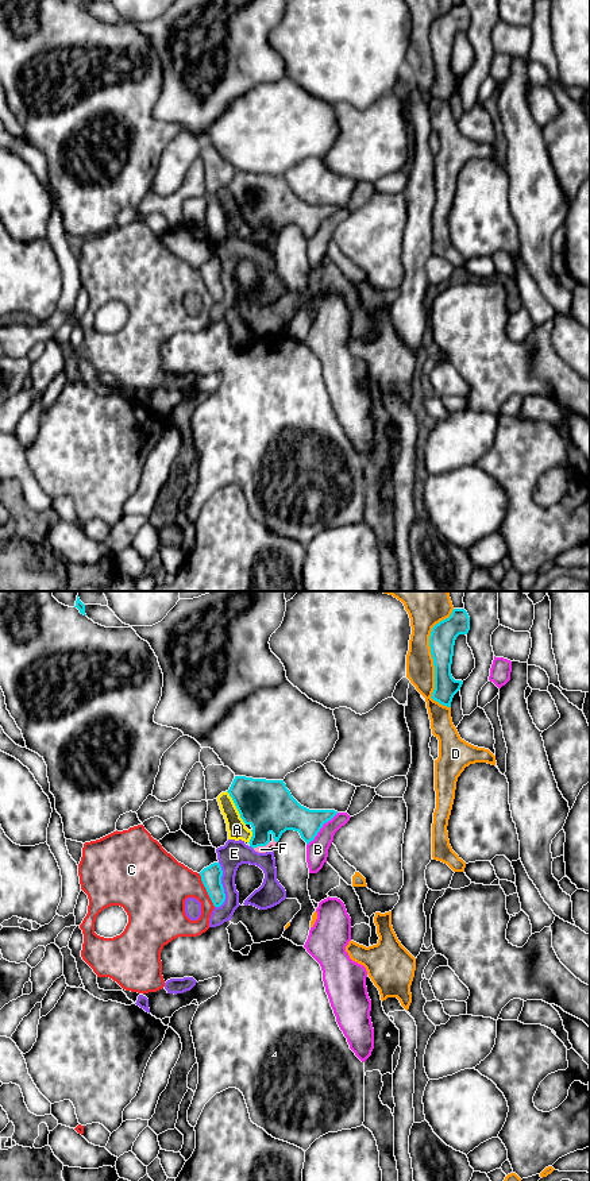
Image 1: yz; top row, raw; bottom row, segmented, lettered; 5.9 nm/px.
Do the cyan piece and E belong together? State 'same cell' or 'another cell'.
another cell

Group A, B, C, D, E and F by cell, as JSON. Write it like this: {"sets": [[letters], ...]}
{"sets": [["A"], ["B"], ["C"], ["D"], ["E", "F"]]}

